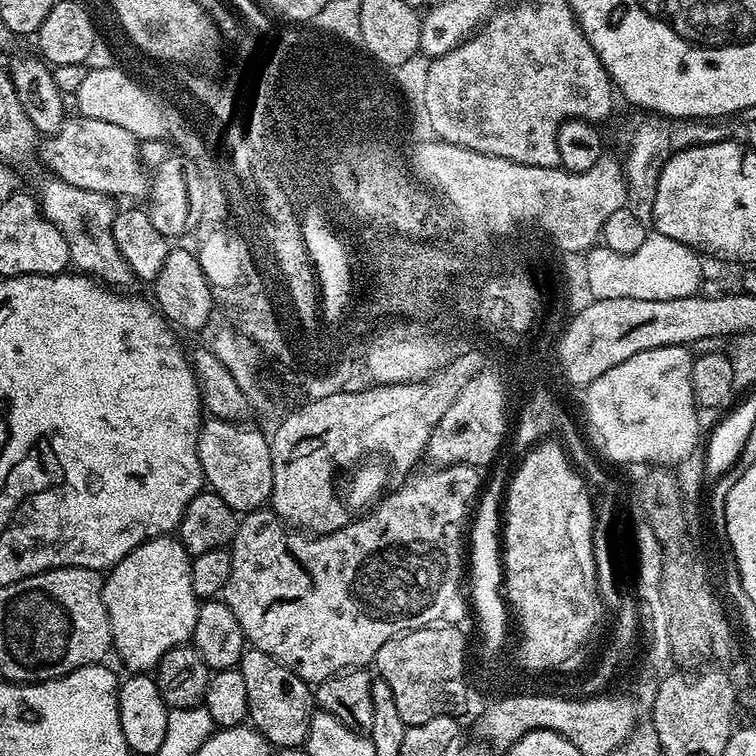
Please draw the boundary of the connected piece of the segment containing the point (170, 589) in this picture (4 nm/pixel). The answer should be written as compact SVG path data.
M171 535L156 536L153 540L147 540L145 544L140 544L130 554L126 554L126 558L122 558L122 562L115 564L107 573L104 581L104 604L108 608L108 617L110 618L110 626L112 627L112 647L115 655L120 655L120 660L129 669L132 674L144 674L149 670L155 669L156 664L162 658L162 654L166 654L166 650L177 648L180 644L191 641L192 631L194 630L194 622L198 618L198 610L200 604L198 597L194 594L194 582L192 581L192 557L188 551L180 545L179 539L173 538Z

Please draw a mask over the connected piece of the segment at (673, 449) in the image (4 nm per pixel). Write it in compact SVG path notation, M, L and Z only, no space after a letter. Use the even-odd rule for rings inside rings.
M684 346L642 350L607 370L583 389L584 416L588 419L586 436L591 447L598 450L605 461L613 460L616 464L628 466L676 466L672 464L686 459L695 450L702 427L699 422L698 392L694 387L694 356L688 352L691 351Z

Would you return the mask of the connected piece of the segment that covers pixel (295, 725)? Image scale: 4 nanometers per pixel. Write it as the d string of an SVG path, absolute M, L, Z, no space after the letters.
M251 646L245 647L238 667L246 681L246 706L251 727L265 736L276 750L307 745L314 711L314 692L310 685L298 678L294 670L270 658L270 654Z

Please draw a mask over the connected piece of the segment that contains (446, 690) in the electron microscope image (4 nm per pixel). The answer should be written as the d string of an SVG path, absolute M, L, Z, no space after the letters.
M433 626L430 628L419 628L413 632L403 632L400 636L390 638L378 650L374 661L379 679L390 686L394 693L394 702L398 706L398 714L406 726L430 722L430 718L442 718L443 716L456 716L459 708L464 703L469 703L467 688L469 681L466 679L464 670L464 636L461 629L456 626Z

